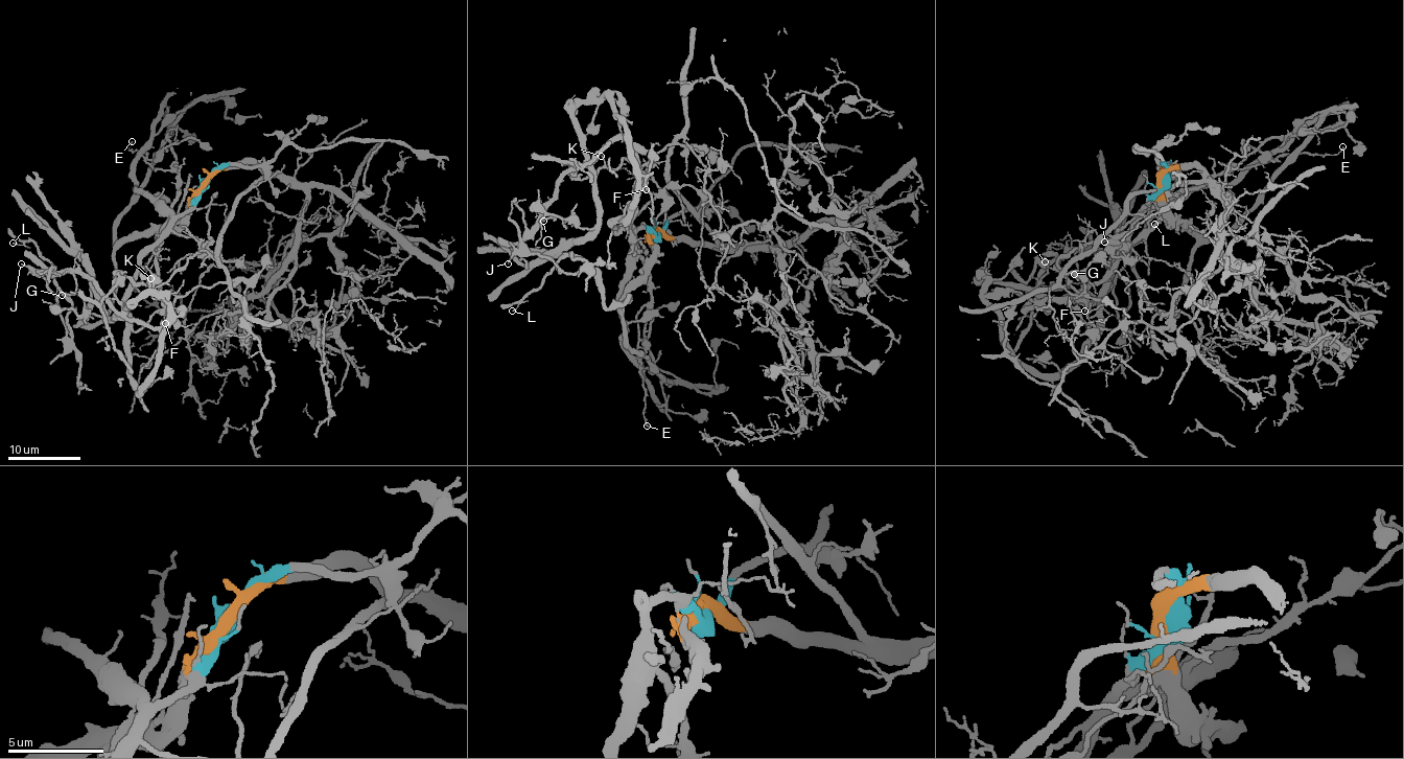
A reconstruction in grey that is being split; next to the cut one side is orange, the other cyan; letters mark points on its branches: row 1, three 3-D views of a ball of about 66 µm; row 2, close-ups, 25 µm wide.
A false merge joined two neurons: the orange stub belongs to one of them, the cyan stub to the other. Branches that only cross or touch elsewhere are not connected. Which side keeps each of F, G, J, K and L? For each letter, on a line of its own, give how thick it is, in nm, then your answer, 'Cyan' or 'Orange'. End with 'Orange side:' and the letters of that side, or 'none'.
F: Thickness 150 nm. Cyan
G: Thickness 90 nm. Cyan
J: Thickness 100 nm. Cyan
K: Thickness 100 nm. Cyan
L: Thickness 100 nm. Cyan
Orange side: none

